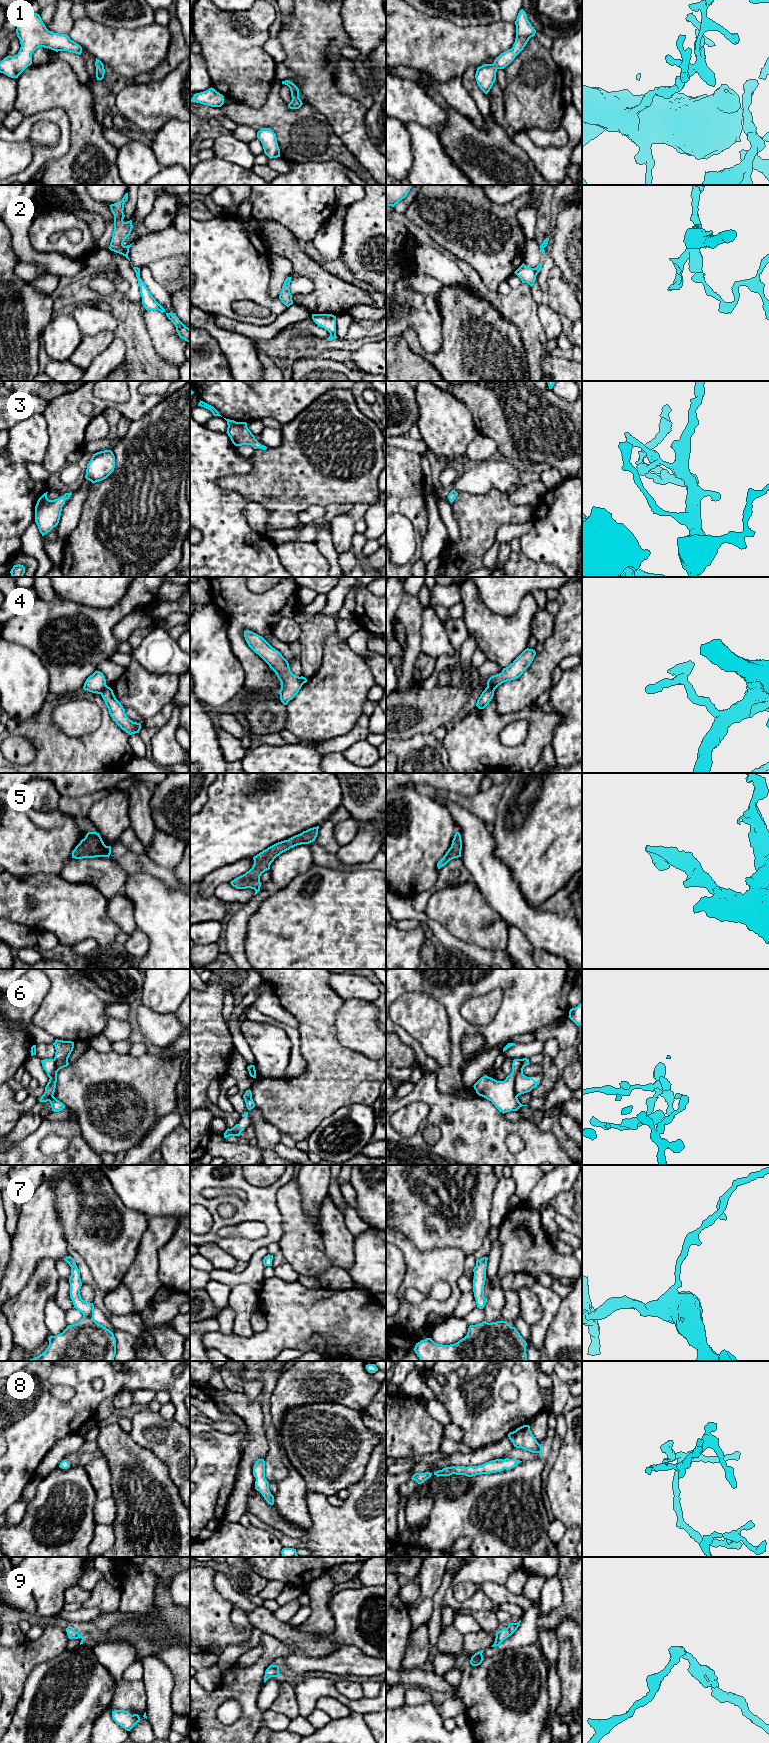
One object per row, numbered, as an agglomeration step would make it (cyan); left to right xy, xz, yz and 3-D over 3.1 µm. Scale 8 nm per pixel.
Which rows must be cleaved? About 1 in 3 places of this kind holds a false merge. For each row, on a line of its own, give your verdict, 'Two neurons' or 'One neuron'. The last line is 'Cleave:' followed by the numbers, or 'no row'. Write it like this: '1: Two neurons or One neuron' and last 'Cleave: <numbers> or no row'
1: One neuron
2: Two neurons
3: One neuron
4: Two neurons
5: One neuron
6: Two neurons
7: One neuron
8: One neuron
9: One neuron
Cleave: 2, 4, 6

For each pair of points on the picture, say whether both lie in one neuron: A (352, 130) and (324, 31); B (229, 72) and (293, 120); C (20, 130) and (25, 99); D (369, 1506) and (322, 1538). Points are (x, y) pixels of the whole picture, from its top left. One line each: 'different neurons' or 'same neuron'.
A: same neuron
B: different neurons
C: different neurons
D: same neuron

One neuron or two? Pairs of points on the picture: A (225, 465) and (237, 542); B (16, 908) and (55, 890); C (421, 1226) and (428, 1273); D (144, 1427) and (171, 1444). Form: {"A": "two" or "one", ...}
{"A": "one", "B": "one", "C": "two", "D": "one"}

